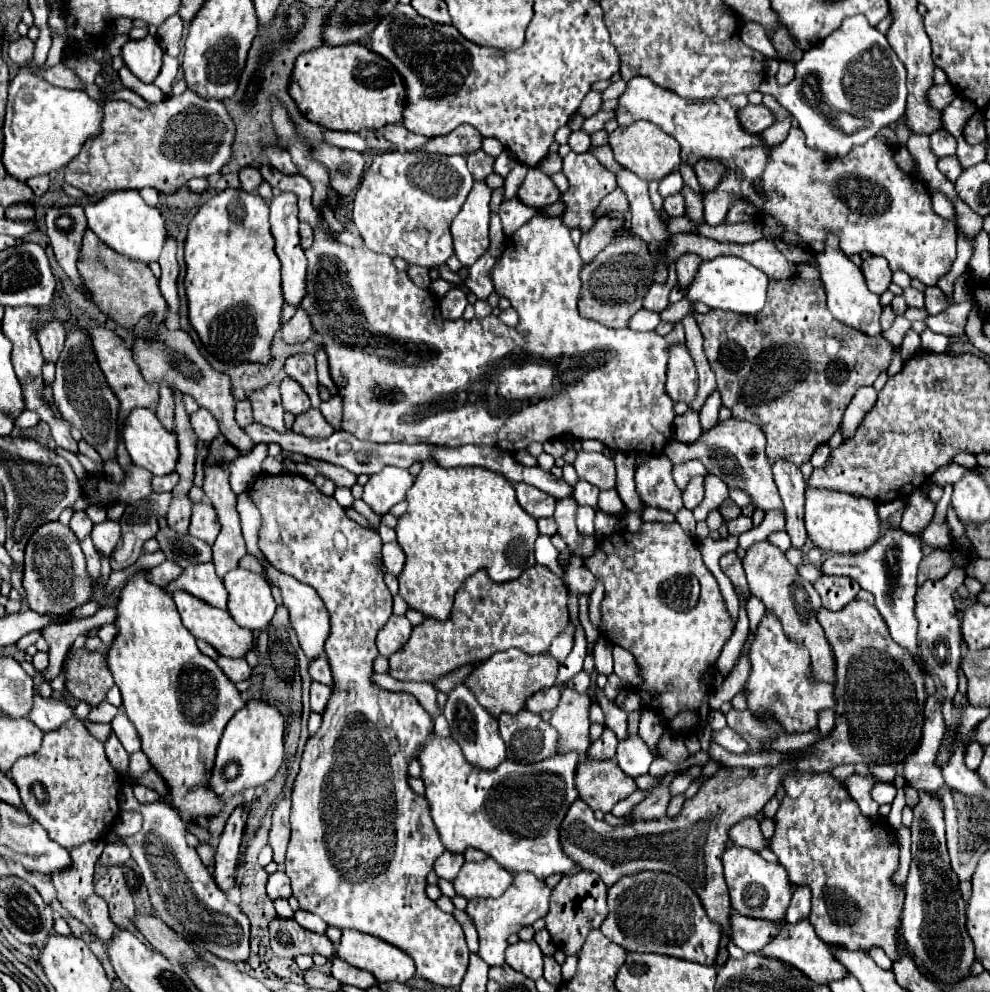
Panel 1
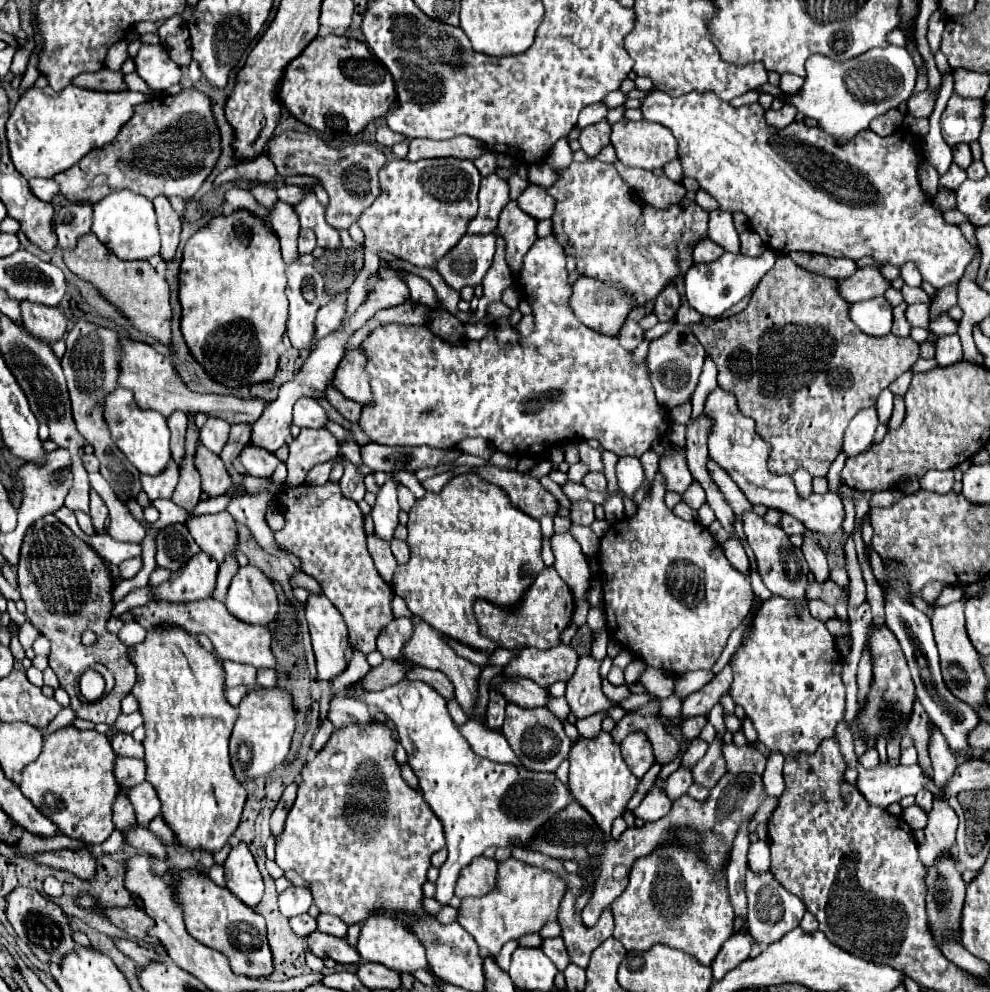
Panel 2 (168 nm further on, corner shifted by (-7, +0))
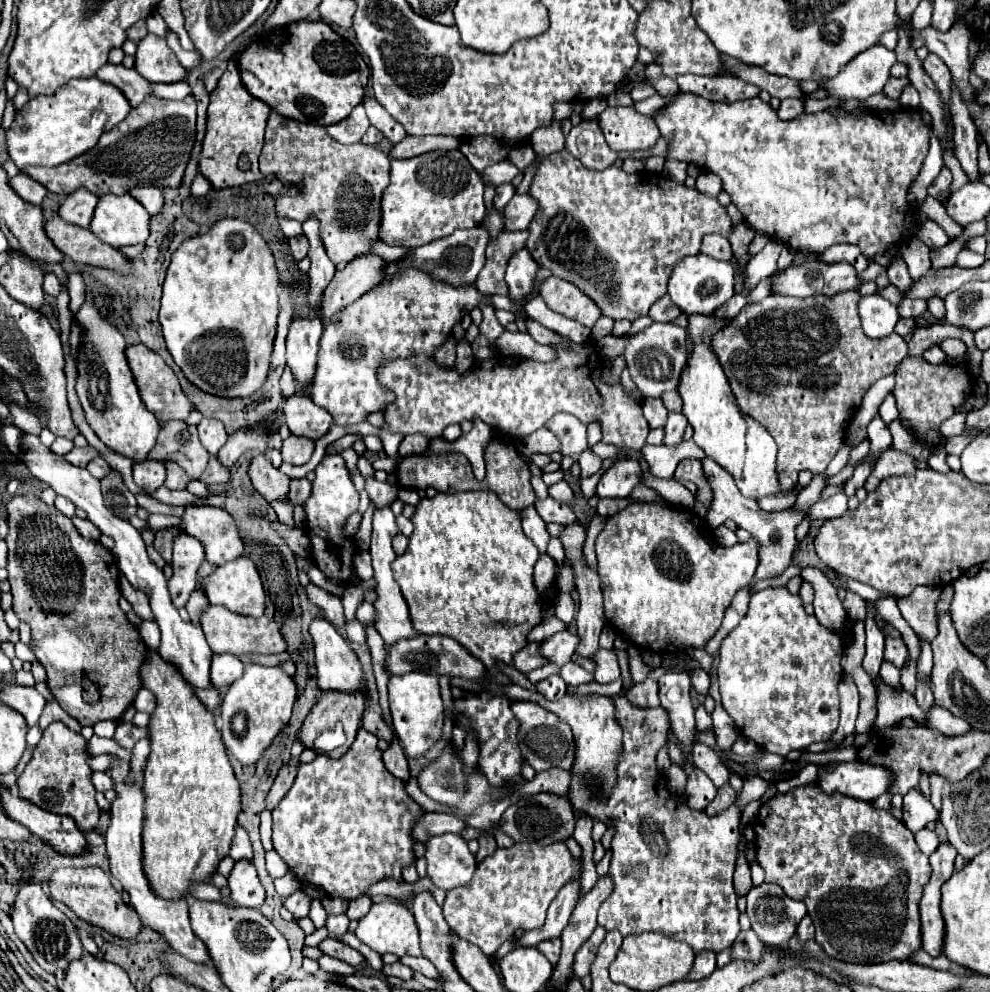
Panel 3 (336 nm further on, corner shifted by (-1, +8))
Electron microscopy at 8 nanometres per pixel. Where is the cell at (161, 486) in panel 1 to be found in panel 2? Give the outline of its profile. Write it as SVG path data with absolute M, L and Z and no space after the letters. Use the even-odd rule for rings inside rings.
M171 462L167 466L167 470L163 470L159 476L147 476L147 474L141 476L141 484L143 484L143 490L147 492L149 500L171 498L177 482L179 482L179 468L175 462Z

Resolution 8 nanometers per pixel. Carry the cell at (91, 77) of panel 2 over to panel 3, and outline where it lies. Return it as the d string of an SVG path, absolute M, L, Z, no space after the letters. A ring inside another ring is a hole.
M105 64L97 70L95 76L103 82L117 86L125 94L125 98L129 100L131 108L137 108L147 96L153 94L151 84L143 76L139 76L139 72L135 68L125 68L121 64L119 66Z

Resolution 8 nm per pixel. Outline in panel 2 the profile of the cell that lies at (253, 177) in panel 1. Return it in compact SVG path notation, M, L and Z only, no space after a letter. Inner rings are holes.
M255 184L255 186L251 188L251 194L253 194L253 198L255 198L261 206L265 206L265 208L271 208L271 206L277 202L275 190L273 190L271 186L267 186L267 184Z

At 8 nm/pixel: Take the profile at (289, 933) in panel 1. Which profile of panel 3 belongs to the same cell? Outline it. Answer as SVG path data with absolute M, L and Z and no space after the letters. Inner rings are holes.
M335 938L323 940L323 942L319 944L319 948L321 948L323 954L329 954L329 956L333 956L333 958L337 958L337 960L343 960L343 962L347 962L347 964L351 964L351 966L357 966L357 964L361 964L361 962L365 960L361 952L353 950L351 946L343 944L343 942L335 940Z

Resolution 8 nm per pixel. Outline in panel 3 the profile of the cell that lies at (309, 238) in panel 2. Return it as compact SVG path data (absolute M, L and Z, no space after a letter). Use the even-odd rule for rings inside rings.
M305 236L301 238L289 238L289 246L291 246L291 256L295 262L301 262L307 256L309 250L309 242Z

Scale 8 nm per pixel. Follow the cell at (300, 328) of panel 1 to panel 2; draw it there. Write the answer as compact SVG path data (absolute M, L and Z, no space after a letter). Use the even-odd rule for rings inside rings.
M337 298L335 302L329 302L329 304L321 306L319 312L317 312L317 318L315 318L313 342L319 342L323 336L329 336L331 332L335 332L341 324L343 312L345 312L343 298Z

